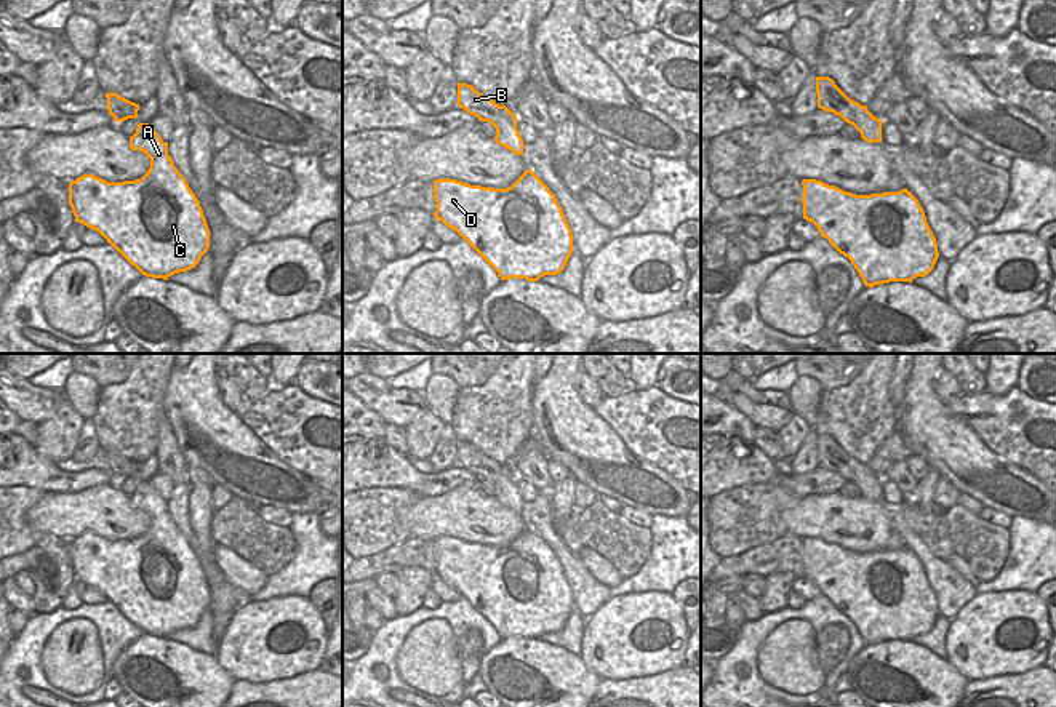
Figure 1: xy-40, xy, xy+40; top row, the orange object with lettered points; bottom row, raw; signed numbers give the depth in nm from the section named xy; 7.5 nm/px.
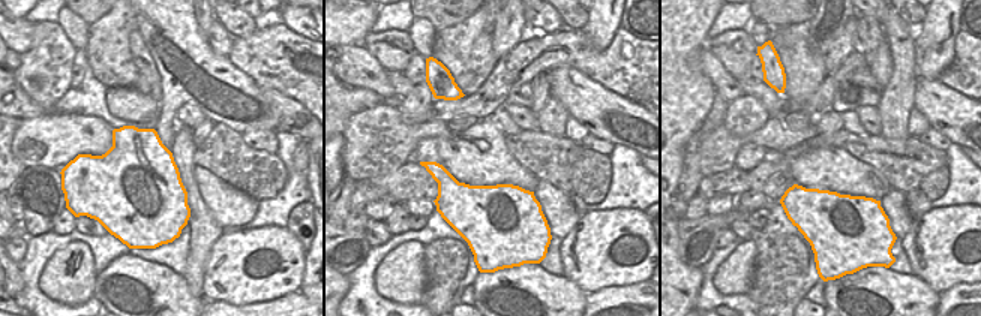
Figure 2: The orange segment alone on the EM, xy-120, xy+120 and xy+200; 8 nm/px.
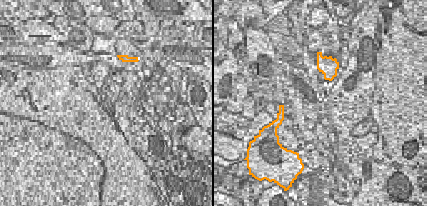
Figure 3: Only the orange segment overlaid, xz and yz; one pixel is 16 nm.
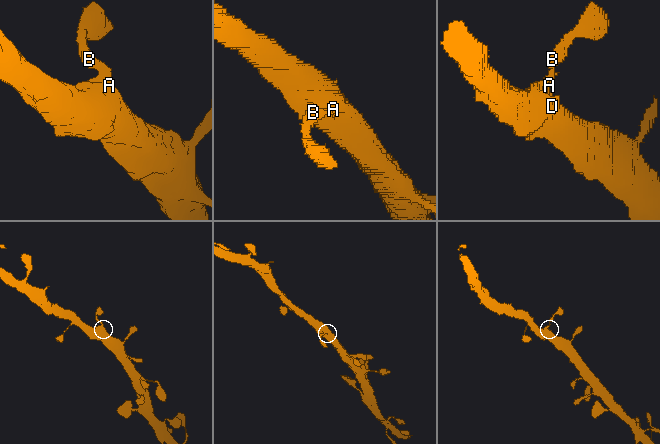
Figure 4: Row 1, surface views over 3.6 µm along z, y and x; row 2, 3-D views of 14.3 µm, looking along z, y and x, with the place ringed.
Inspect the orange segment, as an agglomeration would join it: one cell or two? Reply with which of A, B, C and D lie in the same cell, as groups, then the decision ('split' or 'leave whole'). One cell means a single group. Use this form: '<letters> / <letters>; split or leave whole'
A B C D; leave whole

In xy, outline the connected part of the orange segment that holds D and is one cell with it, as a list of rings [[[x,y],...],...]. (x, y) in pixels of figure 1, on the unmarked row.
[[[531,528],[507,547],[435,537],[434,557],[435,577],[456,589],[501,638],[557,633],[573,611],[562,565]]]

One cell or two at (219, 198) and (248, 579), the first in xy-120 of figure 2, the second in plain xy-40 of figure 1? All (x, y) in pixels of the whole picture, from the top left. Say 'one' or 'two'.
one

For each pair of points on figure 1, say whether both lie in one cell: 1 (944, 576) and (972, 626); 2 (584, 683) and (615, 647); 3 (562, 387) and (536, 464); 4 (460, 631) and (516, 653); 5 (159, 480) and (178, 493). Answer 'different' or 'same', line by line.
1: different
2: different
3: different
4: different
5: different

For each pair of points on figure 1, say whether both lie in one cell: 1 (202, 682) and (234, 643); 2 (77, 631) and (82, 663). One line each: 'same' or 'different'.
1: different
2: same

